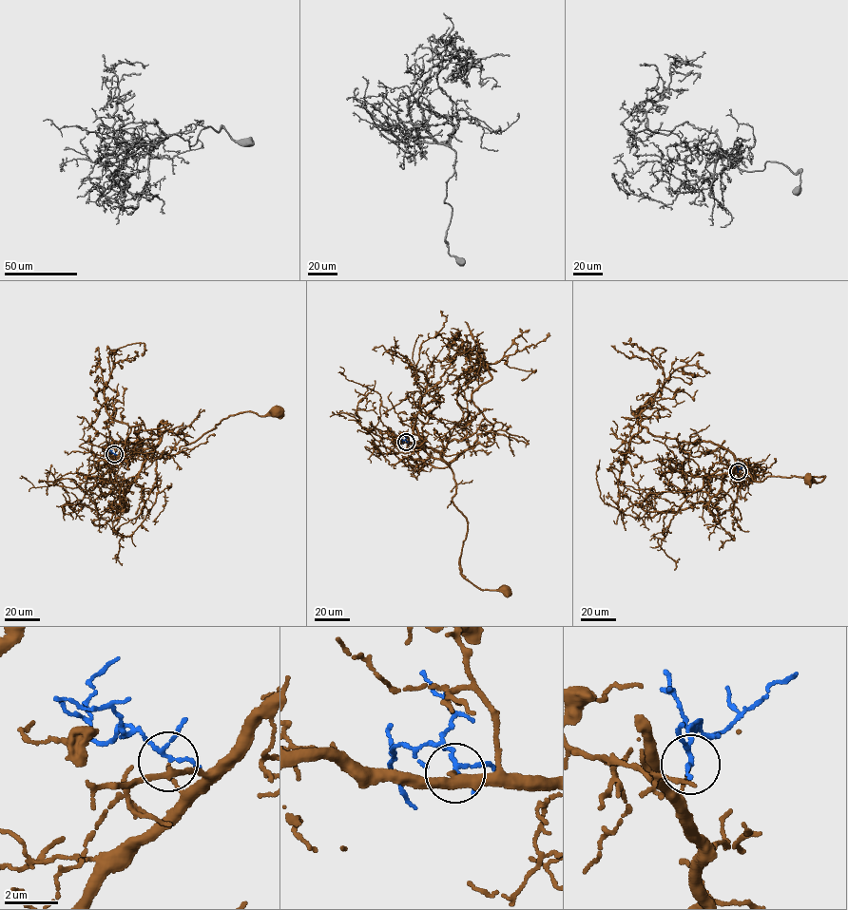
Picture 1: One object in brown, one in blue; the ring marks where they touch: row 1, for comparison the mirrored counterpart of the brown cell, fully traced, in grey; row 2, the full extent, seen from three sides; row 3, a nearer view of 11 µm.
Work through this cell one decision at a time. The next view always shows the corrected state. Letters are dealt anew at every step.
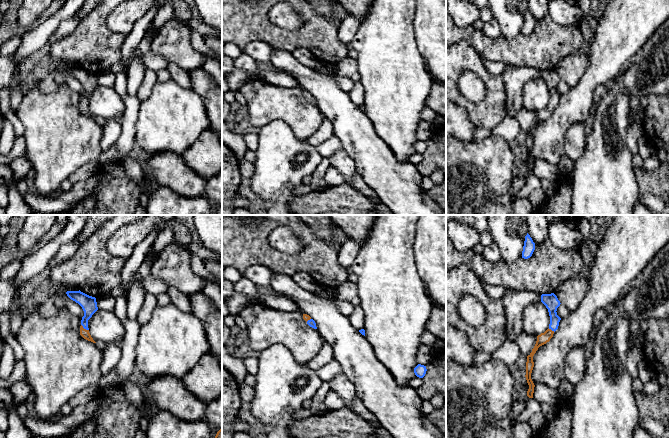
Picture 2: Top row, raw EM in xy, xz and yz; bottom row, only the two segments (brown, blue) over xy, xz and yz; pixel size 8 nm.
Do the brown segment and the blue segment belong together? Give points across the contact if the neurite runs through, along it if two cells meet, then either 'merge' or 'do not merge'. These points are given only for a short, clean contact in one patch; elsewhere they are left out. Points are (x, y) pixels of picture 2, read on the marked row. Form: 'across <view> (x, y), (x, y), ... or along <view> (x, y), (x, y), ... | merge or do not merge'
across xy (84, 333), (83, 328), (88, 303) | merge

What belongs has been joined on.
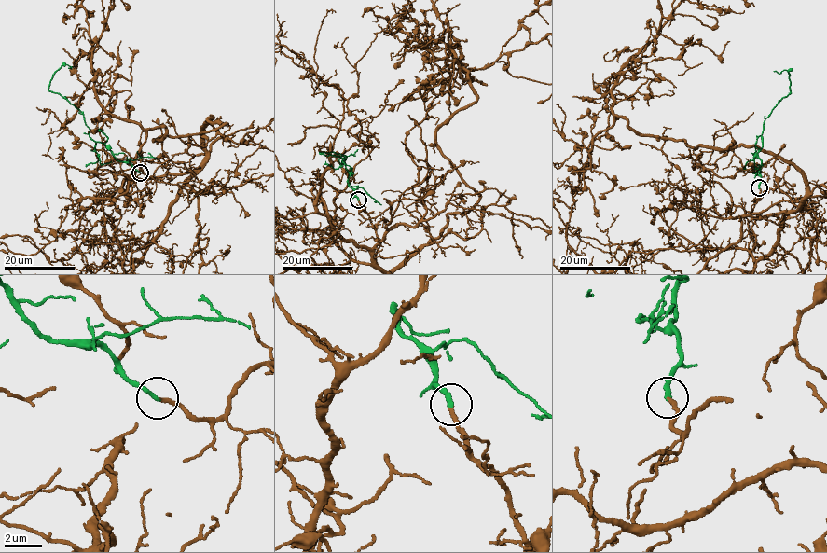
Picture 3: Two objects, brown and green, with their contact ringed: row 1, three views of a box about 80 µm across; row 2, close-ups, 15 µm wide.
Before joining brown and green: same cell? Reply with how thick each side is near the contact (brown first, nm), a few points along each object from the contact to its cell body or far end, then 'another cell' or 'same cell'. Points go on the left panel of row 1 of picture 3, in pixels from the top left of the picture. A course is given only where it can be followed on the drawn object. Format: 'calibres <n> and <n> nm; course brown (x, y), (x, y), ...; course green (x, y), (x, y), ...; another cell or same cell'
calibres 220 and 240 nm; course brown (140, 172), (171, 160), (195, 170), (222, 137), (258, 167); course green (140, 172), (89, 136), (82, 113), (48, 89), (53, 74), (62, 65), (71, 67); same cell

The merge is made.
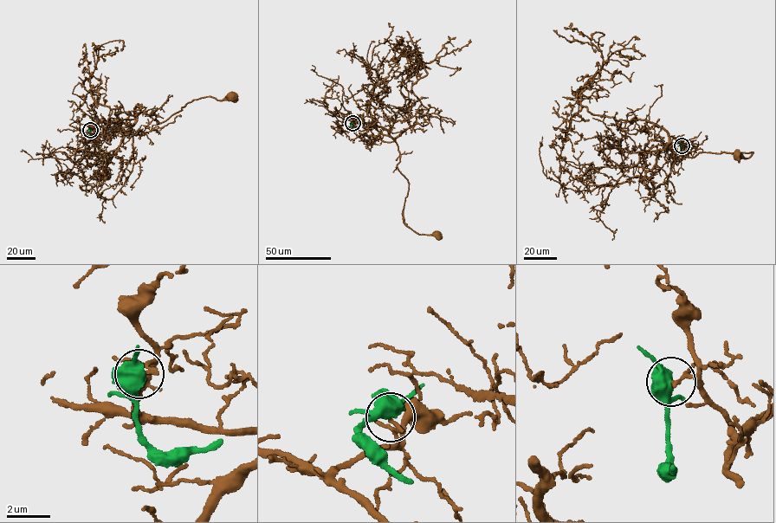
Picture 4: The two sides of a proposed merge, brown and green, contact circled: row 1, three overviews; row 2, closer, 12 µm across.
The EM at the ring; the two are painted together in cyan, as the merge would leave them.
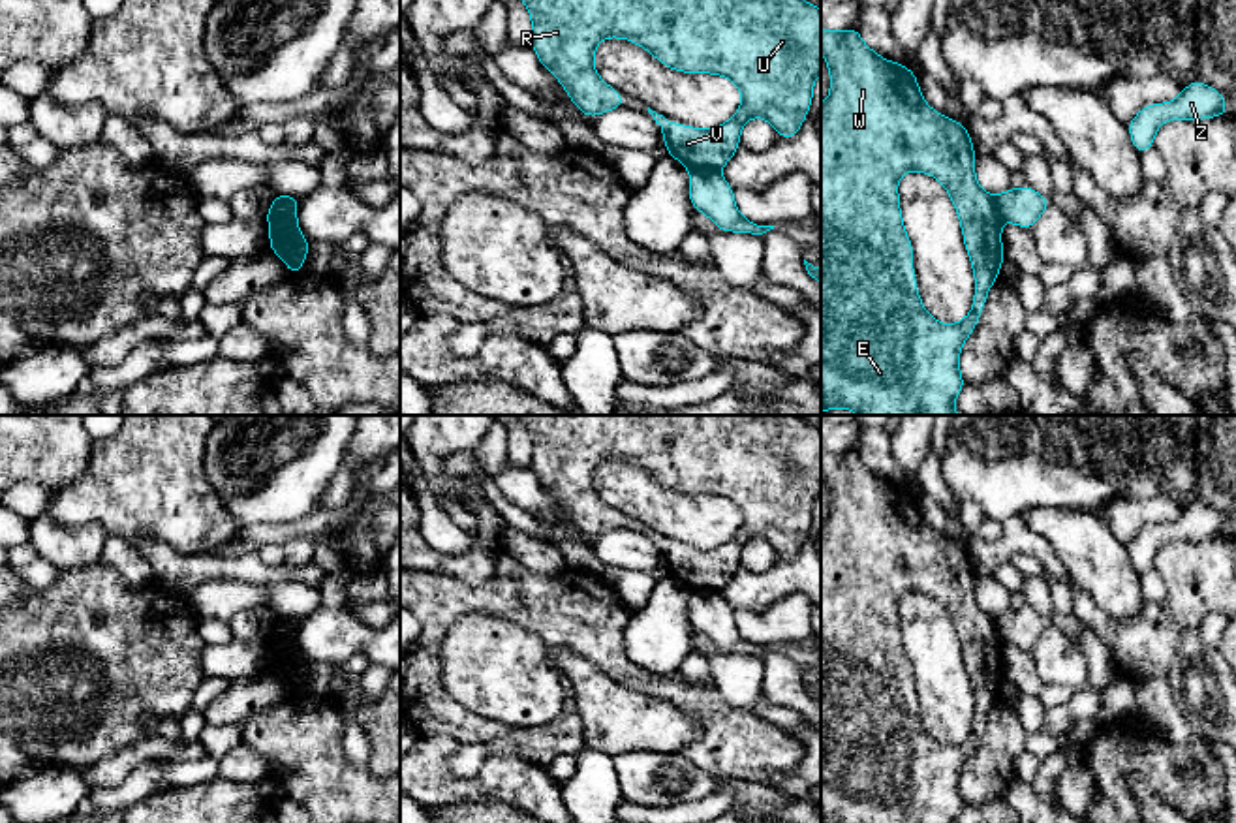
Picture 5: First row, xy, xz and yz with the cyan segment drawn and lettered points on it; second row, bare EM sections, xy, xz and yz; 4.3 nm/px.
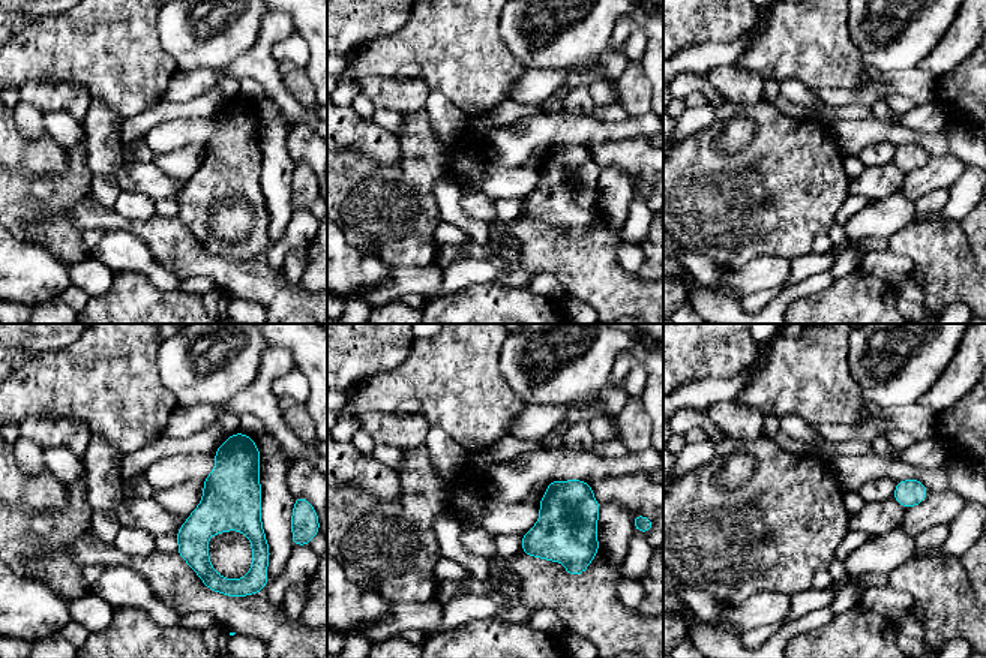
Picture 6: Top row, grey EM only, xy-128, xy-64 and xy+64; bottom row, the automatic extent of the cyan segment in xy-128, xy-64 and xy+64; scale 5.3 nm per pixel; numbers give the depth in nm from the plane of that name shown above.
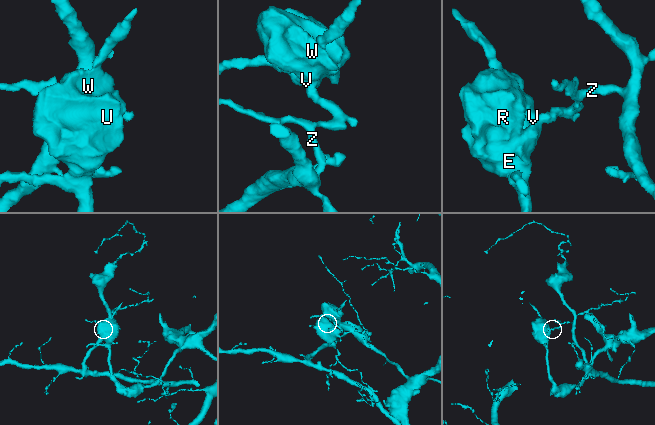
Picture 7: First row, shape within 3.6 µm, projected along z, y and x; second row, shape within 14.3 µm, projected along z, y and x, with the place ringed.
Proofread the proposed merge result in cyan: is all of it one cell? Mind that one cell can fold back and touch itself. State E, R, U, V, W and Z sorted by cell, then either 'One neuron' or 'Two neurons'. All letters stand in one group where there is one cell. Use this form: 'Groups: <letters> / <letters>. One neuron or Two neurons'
Groups: E R U V W / Z. Two neurons

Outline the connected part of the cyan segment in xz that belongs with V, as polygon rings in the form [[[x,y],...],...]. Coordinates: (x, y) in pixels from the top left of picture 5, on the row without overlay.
[[[517,415],[517,417],[524,423],[532,436],[533,474],[537,475],[539,483],[562,504],[562,507],[567,511],[569,520],[586,537],[599,537],[605,532],[612,532],[616,528],[626,526],[624,517],[612,507],[605,505],[594,489],[594,472],[603,458],[631,460],[671,490],[684,494],[716,494],[721,498],[729,498],[742,511],[742,526],[738,528],[734,537],[714,551],[699,551],[693,547],[672,545],[663,536],[657,536],[648,528],[648,534],[654,537],[656,545],[661,547],[661,554],[665,556],[665,573],[674,577],[689,592],[706,594],[719,592],[738,571],[742,547],[753,537],[766,539],[781,560],[795,558],[802,543],[806,541],[810,524],[813,520],[813,502],[821,494],[821,430],[804,423],[796,415]]]

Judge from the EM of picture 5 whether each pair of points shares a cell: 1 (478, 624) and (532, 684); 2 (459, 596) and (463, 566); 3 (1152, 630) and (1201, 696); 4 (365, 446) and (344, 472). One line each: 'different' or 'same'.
1: same
2: different
3: different
4: same

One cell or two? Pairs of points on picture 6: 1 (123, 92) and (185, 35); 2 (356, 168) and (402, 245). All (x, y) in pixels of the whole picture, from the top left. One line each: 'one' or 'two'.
1: two
2: one

